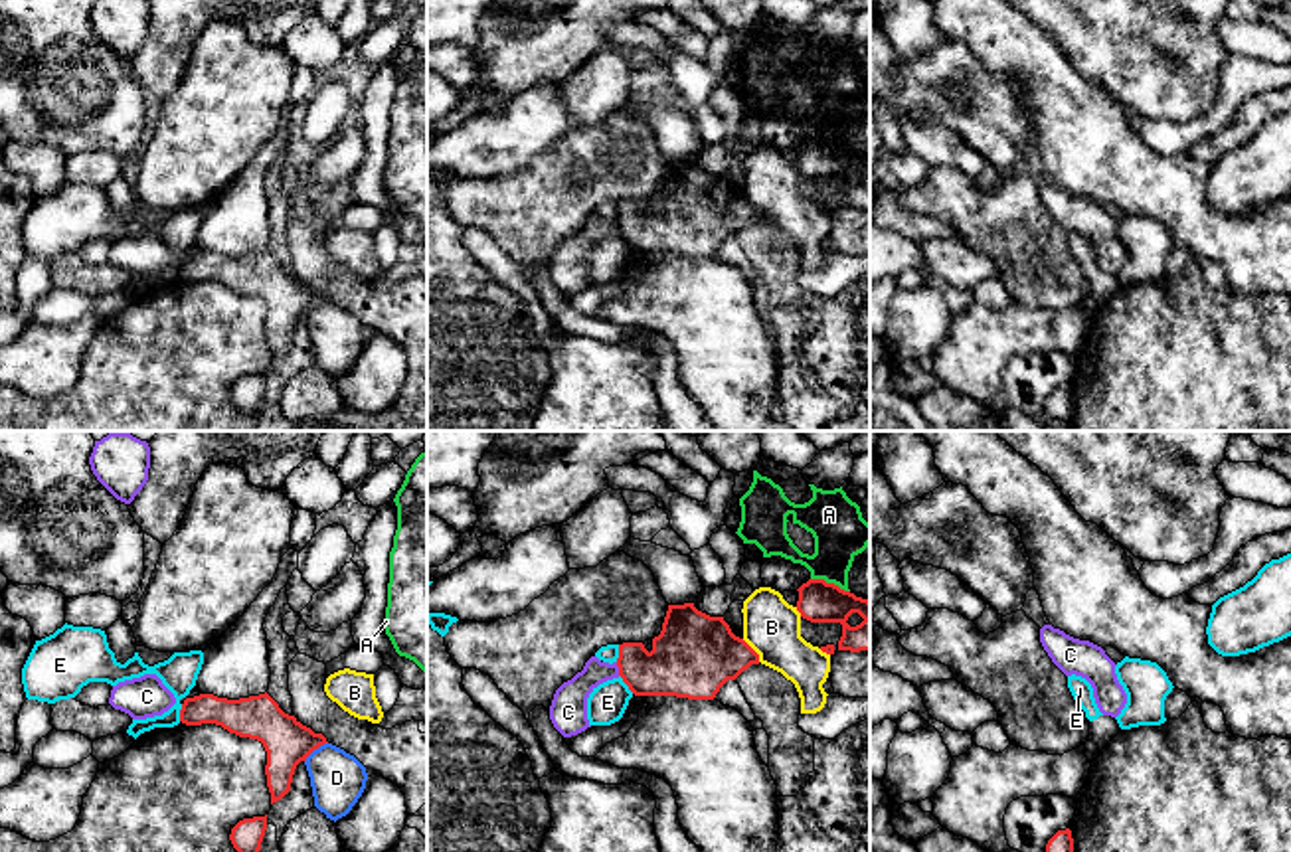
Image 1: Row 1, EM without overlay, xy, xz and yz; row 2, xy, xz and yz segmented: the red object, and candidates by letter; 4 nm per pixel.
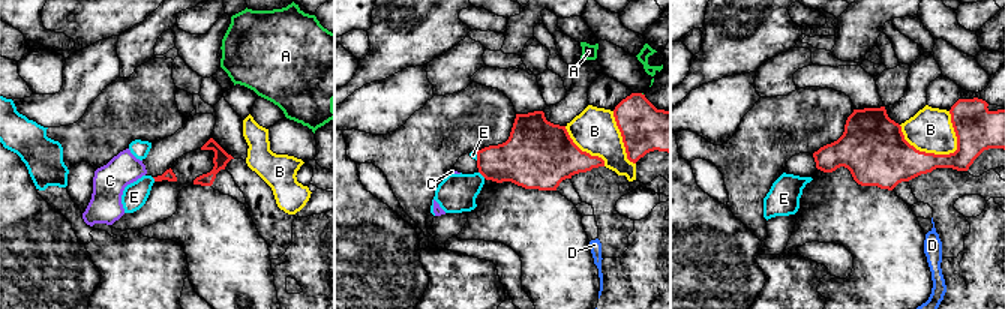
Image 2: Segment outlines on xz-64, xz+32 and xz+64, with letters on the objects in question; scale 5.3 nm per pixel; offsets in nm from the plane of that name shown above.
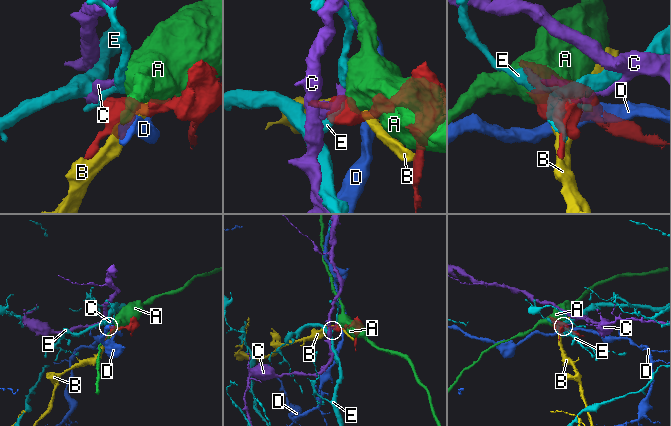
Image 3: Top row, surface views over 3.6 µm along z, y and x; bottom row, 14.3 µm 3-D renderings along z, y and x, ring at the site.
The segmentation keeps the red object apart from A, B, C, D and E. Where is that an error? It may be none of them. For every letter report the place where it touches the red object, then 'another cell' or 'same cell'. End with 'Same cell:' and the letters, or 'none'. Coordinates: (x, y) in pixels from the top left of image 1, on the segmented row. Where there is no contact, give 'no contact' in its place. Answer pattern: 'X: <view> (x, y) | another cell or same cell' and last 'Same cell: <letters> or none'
A: xz (831, 584) | another cell
B: xz (754, 651) | another cell
C: xz (619, 669) | another cell
D: xy (315, 748) | another cell
E: xz (625, 682) | another cell
Same cell: none

